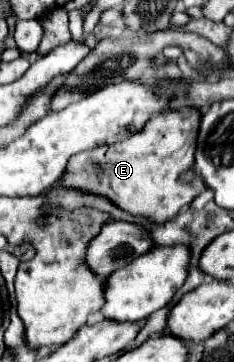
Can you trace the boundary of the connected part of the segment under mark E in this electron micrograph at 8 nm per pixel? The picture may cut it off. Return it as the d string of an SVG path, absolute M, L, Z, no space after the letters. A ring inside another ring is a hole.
M196 108L164 110L150 118L142 130L134 132L122 142L74 154L56 186L104 196L132 216L150 218L154 224L164 224L206 190L202 182L180 184L180 174L194 164L198 120L200 110Z

